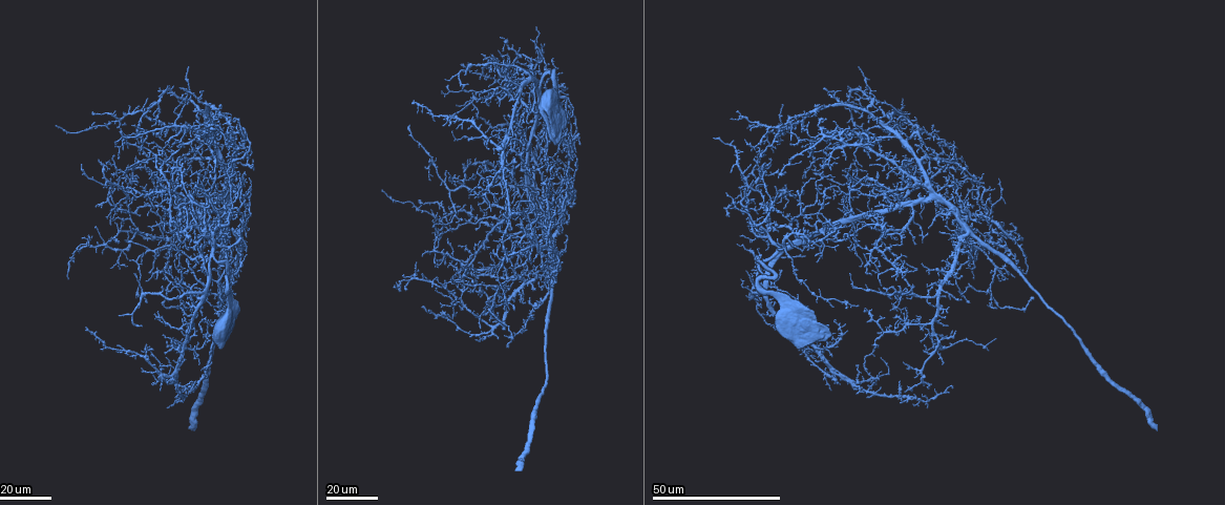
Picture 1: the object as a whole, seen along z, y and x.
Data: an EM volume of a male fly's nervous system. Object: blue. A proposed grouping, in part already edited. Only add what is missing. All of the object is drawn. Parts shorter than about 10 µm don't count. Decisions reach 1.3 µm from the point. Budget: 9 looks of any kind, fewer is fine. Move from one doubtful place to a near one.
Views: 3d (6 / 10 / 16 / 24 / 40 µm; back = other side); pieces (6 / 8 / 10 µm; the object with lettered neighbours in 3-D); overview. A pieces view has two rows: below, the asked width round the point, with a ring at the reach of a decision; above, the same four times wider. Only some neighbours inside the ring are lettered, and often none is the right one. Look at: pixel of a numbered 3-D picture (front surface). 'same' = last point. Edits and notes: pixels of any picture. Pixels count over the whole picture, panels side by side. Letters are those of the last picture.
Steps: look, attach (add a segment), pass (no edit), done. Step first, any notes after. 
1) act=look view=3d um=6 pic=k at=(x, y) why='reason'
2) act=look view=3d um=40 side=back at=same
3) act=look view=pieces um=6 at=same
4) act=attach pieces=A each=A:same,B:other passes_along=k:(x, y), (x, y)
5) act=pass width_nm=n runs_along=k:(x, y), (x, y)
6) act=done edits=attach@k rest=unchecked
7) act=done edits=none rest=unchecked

act=look view=3d um=24 pic=1 at=(924, 352) why='an open end'

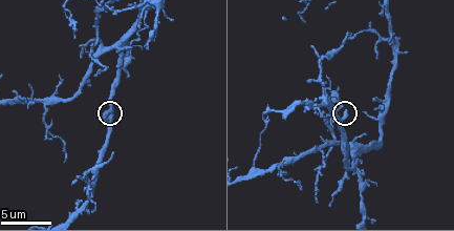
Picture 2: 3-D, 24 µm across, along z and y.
act=look view=pieces um=6 pic=2 at=(345, 112)

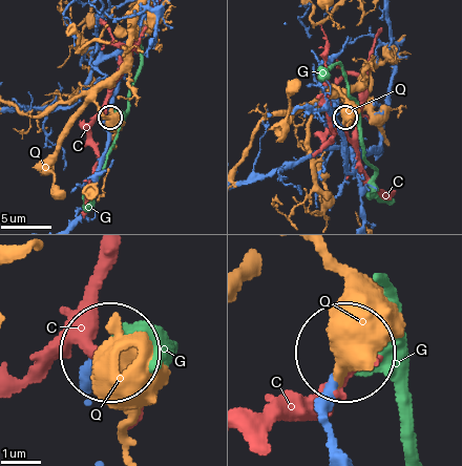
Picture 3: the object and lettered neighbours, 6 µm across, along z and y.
act=pass each=C:other,G:other,Q:other found='none of them fits'

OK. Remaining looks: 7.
act=look view=3d um=16 pic=1 at=(486, 178) why='thin end'

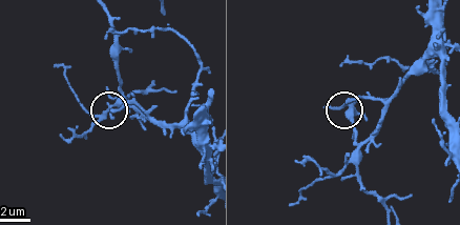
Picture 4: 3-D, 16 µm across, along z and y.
act=look view=pieces um=6 pic=4 at=(347, 99)

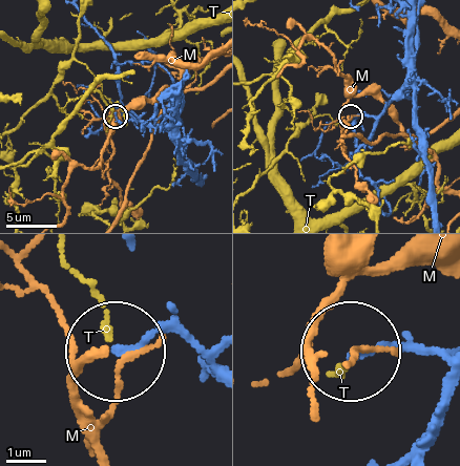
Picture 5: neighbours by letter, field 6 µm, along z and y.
act=pass each=M:other,T:other runs_along=5:(210, 362), (170, 332), (123, 348) found='none of them fits'

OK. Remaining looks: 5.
act=look view=3d um=16 pic=1 at=(899, 287) why='branch stops here'

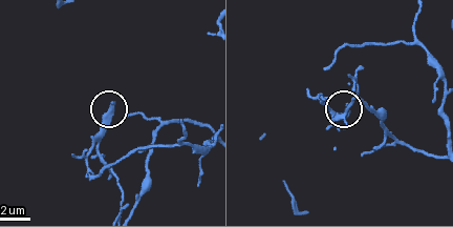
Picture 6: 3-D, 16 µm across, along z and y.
act=look view=pieces um=8 pic=6 at=(111, 102)

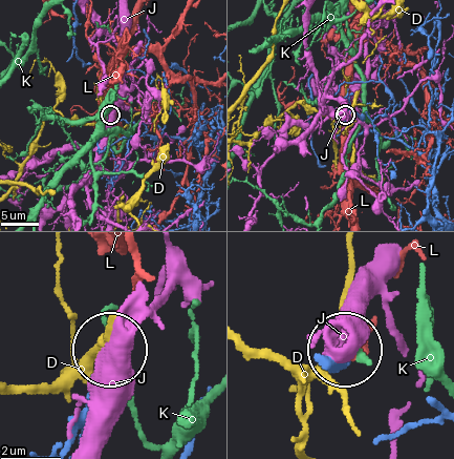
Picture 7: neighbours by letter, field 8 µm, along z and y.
act=pass each=D:other,J:other,K:other,L:other found='no lettered segment goes on from it'

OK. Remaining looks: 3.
act=look view=3d um=24 pic=1 at=(785, 172) why='end of a long branch'

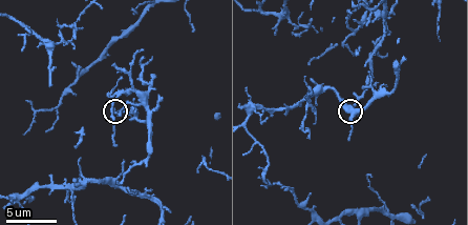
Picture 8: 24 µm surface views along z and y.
act=look view=pieces um=8 at=same

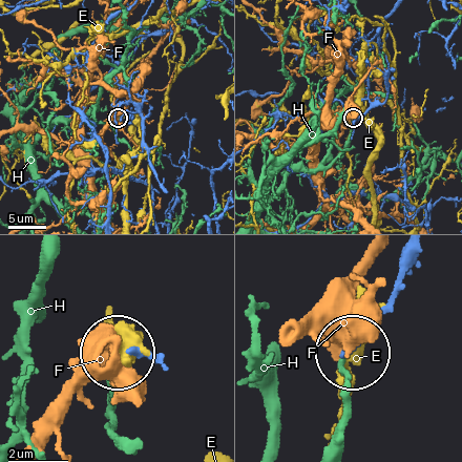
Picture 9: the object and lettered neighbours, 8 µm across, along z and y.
act=pass width_nm=200 each=E:other,F:other,H:other found='no lettered segment goes on from it'

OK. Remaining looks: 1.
act=done edits=none rest=unchecked

